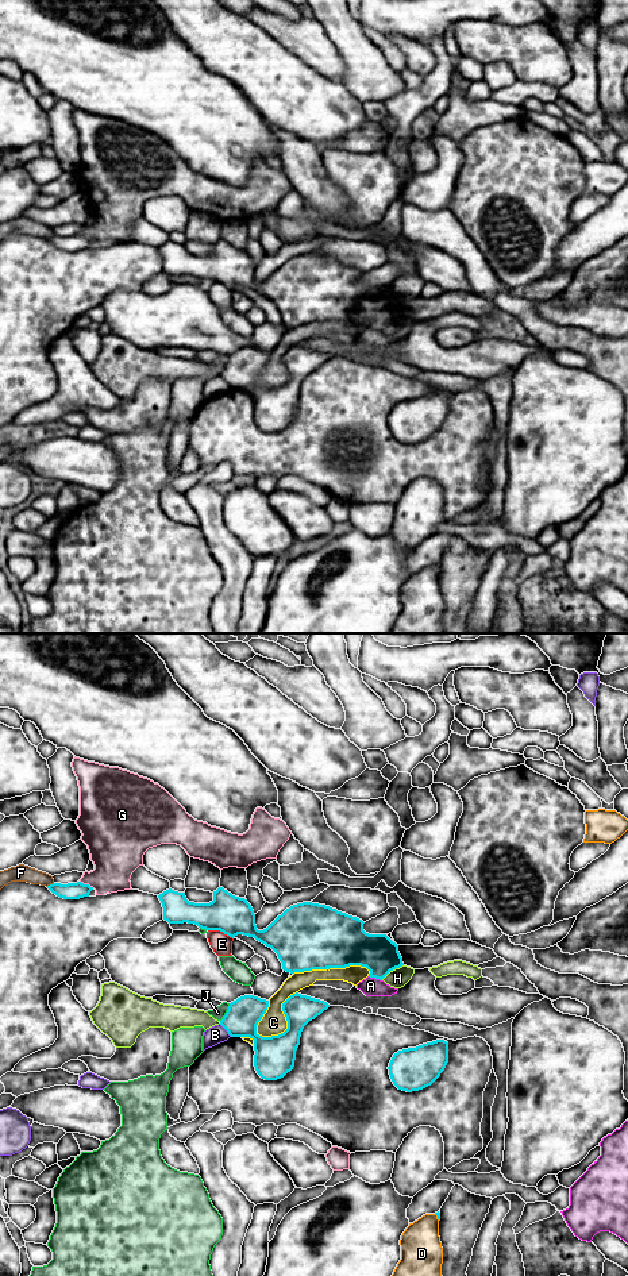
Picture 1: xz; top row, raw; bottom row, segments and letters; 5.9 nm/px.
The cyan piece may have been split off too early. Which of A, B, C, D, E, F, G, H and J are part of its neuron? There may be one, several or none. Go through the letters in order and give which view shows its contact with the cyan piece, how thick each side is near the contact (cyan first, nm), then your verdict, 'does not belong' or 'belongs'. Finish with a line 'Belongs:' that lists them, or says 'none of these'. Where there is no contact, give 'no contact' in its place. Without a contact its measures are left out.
A: contact in xz; calibres 240 and 110 nm; does not belong
B: contact in xz; calibres 200 and 110 nm; does not belong
C: contact in xz; calibres 240 and 150 nm; does not belong
D: contact in xz; calibres 20 and 260 nm; does not belong
E: contact in xz; calibres 240 and 130 nm; does not belong
F: contact in xz; calibres 100 and 100 nm; does not belong
G: contact in xz; calibres 100 and 280 nm; does not belong
H: contact in xz; calibres 220 and 120 nm; does not belong
J: contact in xz; calibres 200 and 80 nm; does not belong
Belongs: none of these

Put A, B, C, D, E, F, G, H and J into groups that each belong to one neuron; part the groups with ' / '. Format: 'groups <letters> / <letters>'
groups A / B / C / D / E / F / G / H / J

